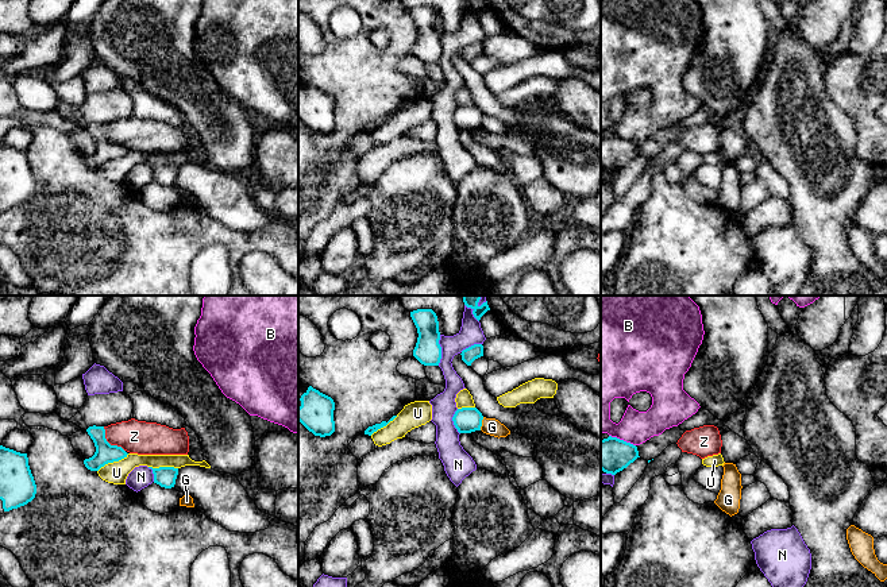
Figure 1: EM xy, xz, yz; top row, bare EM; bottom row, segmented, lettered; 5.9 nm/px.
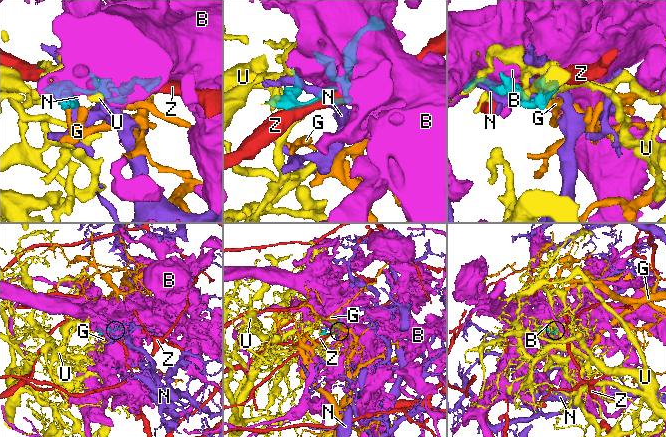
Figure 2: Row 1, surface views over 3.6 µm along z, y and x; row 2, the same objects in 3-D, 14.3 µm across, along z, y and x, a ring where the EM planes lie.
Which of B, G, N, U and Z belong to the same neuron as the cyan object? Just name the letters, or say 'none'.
none

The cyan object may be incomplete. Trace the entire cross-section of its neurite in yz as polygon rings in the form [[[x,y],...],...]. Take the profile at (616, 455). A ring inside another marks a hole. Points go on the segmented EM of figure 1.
[[[612,436],[601,440],[601,470],[606,474],[616,475],[637,457],[637,447],[630,443]]]

